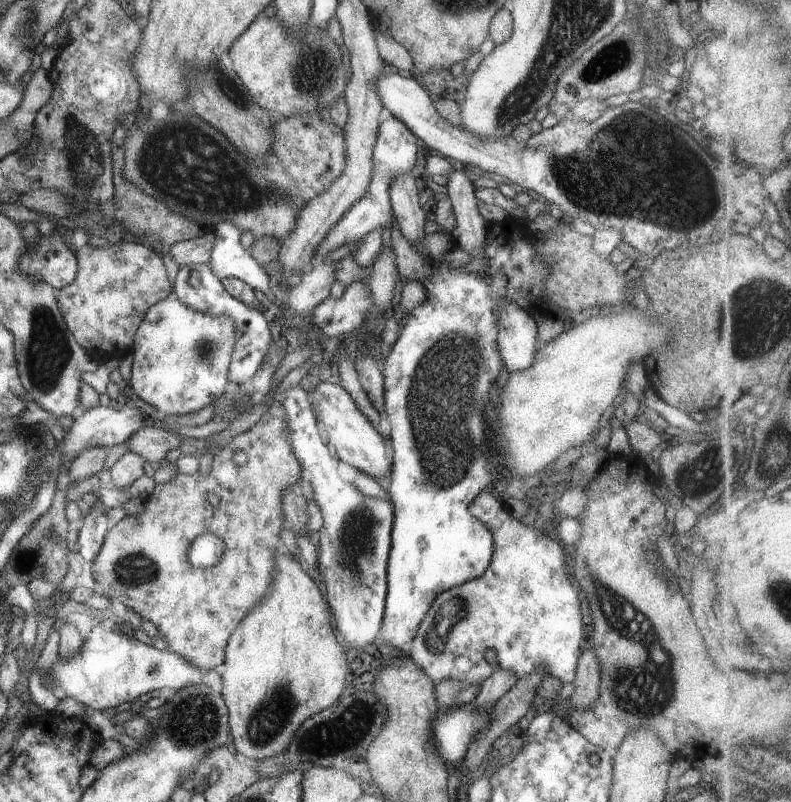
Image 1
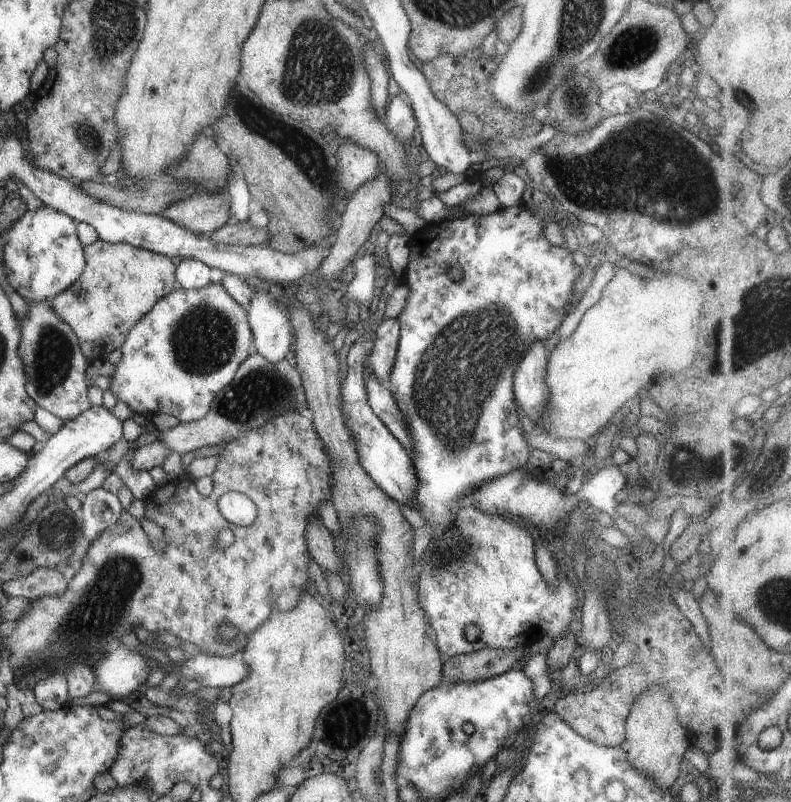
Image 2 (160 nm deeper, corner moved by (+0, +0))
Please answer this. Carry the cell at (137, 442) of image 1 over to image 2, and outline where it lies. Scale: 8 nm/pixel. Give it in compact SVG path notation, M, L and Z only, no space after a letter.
M252 351L237 367L237 370L233 373L233 378L215 394L207 414L202 419L186 423L180 422L170 430L159 432L158 441L161 441L164 447L170 448L171 452L178 452L182 455L185 452L195 450L195 448L201 448L201 446L206 444L209 444L209 446L213 446L213 444L227 444L237 437L245 436L245 433L248 433L249 430L260 427L269 419L281 415L282 412L297 412L295 409L297 404L306 406L304 388L302 387L298 369L293 368L285 357L279 359L276 363L270 363L259 353Z

